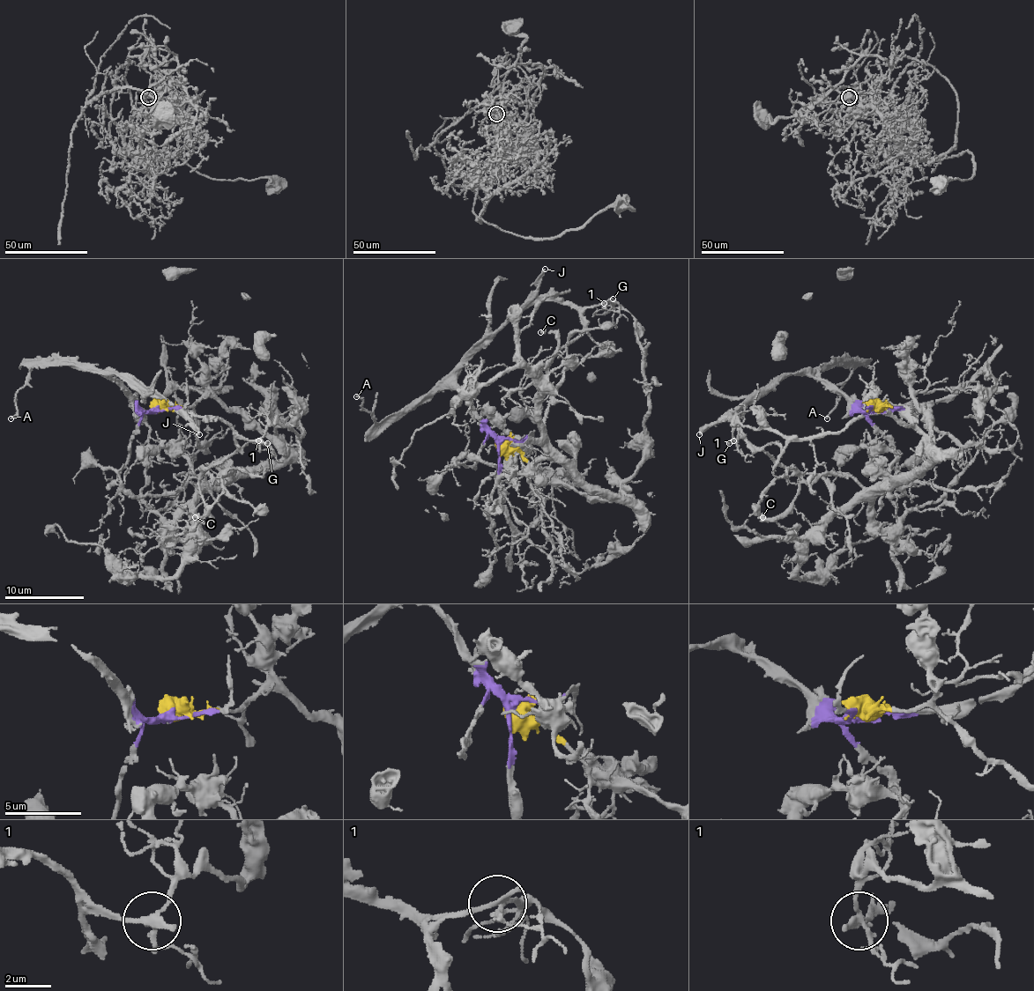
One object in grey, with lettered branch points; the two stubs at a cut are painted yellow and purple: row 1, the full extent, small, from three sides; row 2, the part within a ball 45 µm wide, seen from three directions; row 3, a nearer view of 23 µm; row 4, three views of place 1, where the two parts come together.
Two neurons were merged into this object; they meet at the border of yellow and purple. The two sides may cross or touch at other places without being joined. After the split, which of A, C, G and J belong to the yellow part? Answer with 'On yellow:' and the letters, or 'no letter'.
On yellow: no letter

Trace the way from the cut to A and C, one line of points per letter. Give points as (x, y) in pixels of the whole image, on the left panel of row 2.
A: (157, 407), (145, 410), (106, 375), (84, 372), (74, 366), (36, 366), (17, 393), (17, 413), (11, 418)
C: (157, 407), (111, 373), (234, 434), (200, 476), (212, 518), (195, 518)

